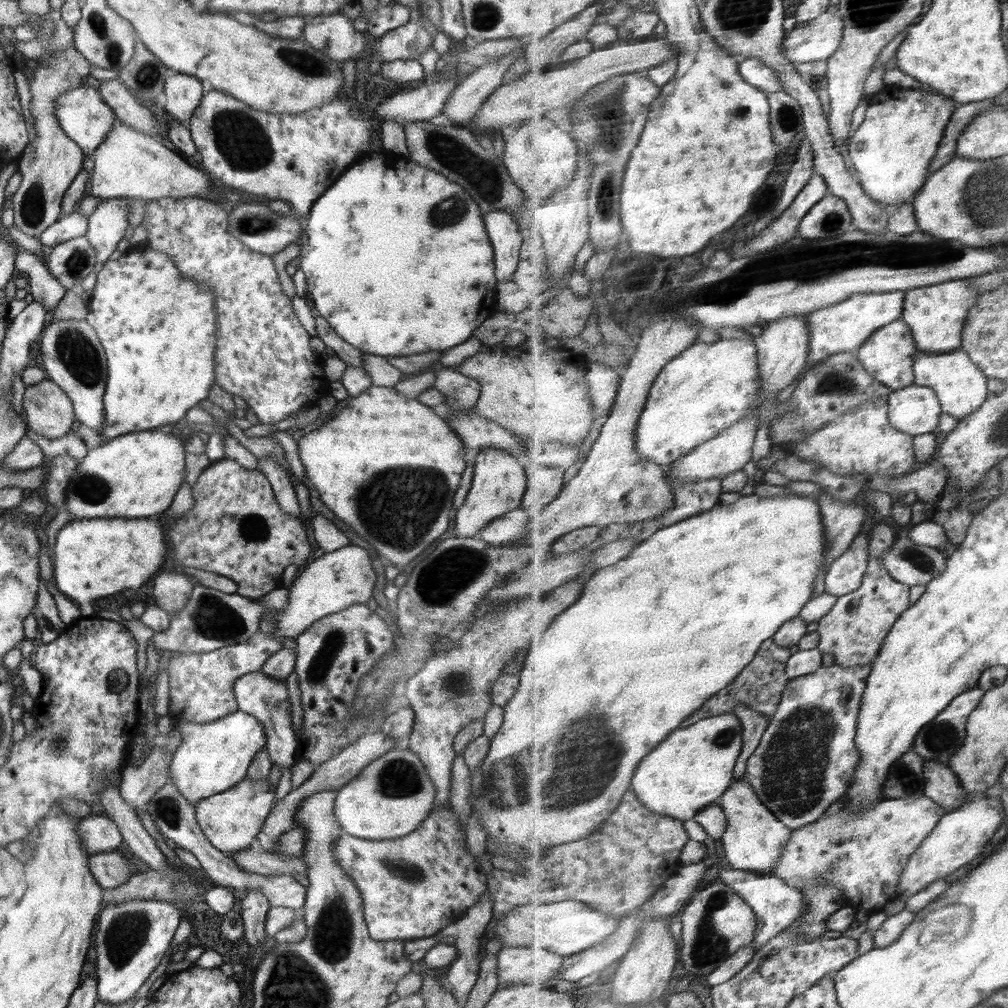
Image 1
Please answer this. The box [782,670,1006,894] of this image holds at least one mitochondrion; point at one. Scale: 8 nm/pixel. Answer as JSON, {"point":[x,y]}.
{"point":[943,736]}

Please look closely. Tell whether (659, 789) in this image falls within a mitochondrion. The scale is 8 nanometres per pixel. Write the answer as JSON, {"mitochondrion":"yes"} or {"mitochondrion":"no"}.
{"mitochondrion":"no"}

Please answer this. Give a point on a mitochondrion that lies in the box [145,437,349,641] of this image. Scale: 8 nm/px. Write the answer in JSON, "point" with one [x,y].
{"point":[253,526]}

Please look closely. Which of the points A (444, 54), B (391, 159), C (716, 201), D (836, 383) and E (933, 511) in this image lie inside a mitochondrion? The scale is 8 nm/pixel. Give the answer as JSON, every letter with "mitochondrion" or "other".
{"A":"other","B":"other","C":"other","D":"mitochondrion","E":"other"}

